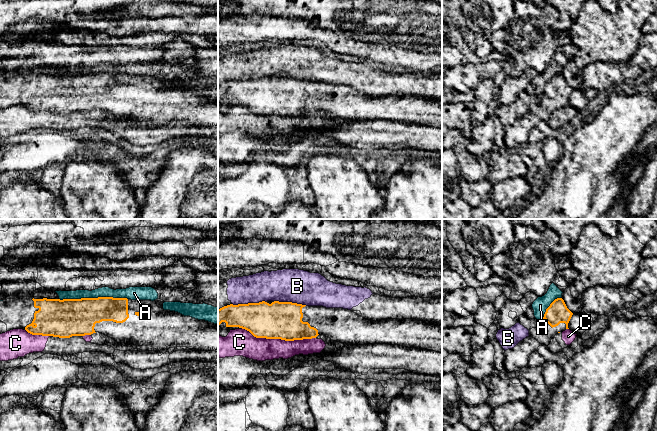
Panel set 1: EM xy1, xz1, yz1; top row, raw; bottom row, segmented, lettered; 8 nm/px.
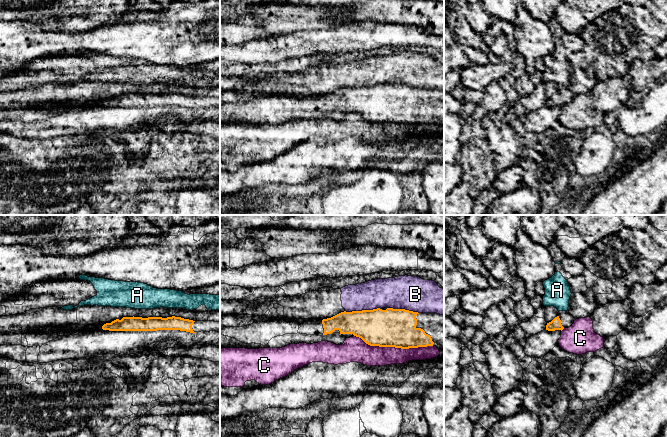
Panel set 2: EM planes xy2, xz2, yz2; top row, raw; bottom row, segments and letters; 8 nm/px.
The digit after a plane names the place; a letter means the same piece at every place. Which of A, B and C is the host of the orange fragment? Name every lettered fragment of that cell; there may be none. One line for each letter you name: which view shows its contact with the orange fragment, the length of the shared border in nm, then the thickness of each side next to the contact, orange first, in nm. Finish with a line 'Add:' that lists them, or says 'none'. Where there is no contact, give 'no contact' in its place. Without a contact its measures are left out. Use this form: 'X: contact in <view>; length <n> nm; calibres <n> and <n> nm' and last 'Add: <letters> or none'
Add: none

